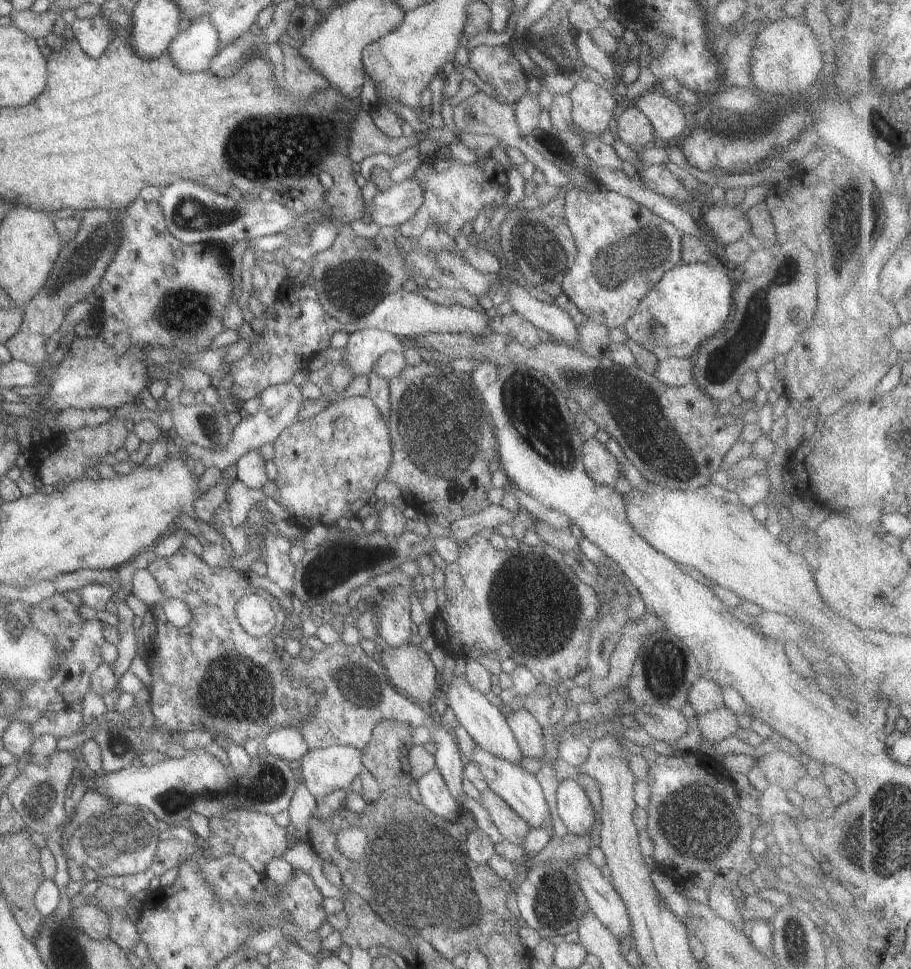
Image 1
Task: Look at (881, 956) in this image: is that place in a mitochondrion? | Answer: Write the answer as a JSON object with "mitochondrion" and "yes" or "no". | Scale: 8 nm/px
{"mitochondrion":"no"}

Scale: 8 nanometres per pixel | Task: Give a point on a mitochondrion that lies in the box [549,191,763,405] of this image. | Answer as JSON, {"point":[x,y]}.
{"point":[620,257]}

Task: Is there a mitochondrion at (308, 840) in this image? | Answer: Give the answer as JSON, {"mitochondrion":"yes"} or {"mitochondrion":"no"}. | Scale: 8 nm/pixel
{"mitochondrion":"no"}

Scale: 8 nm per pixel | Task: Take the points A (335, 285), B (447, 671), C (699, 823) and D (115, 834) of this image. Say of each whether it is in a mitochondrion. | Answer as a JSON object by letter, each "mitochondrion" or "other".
{"A":"mitochondrion","B":"other","C":"mitochondrion","D":"mitochondrion"}

